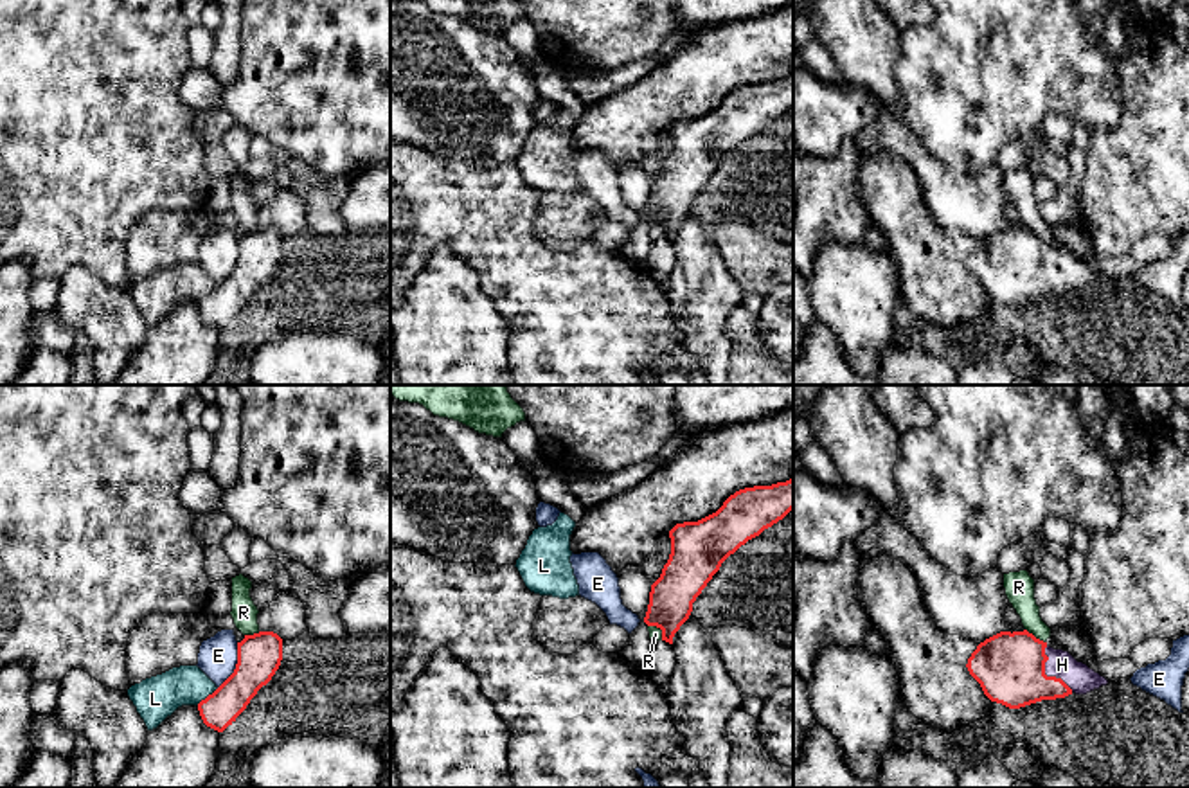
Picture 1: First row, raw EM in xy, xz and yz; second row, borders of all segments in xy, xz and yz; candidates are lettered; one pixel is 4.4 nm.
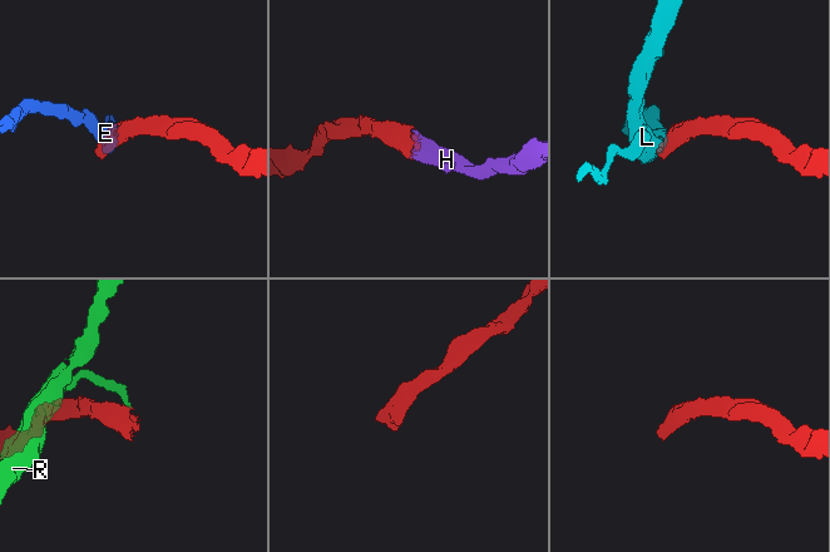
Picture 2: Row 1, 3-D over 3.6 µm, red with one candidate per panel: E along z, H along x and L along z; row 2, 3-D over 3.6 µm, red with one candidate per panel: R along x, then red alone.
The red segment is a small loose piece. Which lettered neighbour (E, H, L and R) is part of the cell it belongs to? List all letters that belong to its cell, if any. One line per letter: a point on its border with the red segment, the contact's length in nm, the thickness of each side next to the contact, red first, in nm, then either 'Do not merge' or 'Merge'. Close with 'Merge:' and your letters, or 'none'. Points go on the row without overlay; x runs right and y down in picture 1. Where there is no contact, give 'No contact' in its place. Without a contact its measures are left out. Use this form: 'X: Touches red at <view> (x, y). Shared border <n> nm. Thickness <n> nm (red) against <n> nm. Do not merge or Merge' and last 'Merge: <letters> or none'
E: Touches red at xy (236, 263). Shared border 220 nm. Thickness 200 nm (red) against 180 nm. Do not merge
H: Touches red at yz (1044, 270). Shared border 240 nm. Thickness 300 nm (red) against 120 nm. Merge
L: Touches red at xy (209, 292). Shared border 130 nm. Thickness 180 nm (red) against 190 nm. Do not merge
R: Touches red at yz (1033, 232). Shared border 110 nm. Thickness 300 nm (red) against 130 nm. Do not merge
Merge: H

